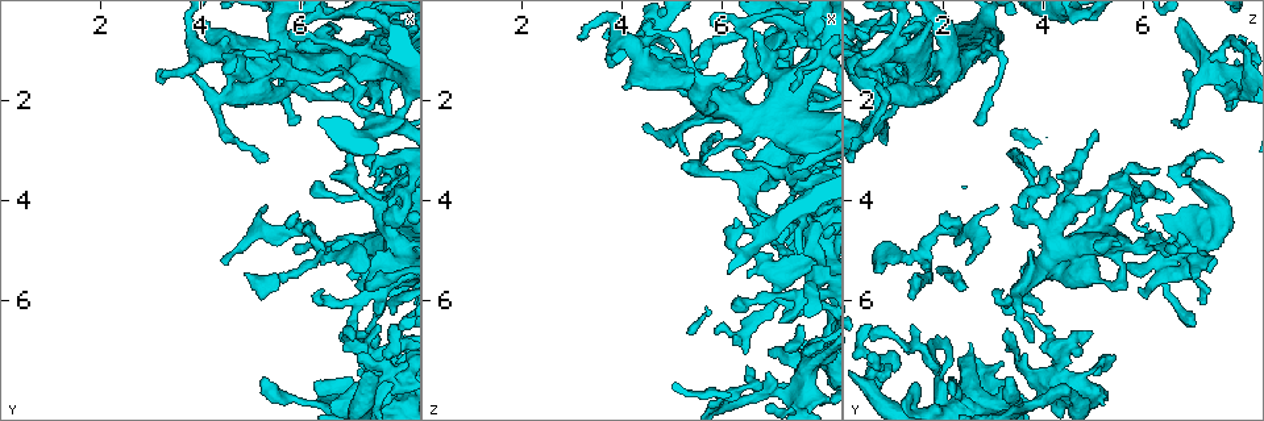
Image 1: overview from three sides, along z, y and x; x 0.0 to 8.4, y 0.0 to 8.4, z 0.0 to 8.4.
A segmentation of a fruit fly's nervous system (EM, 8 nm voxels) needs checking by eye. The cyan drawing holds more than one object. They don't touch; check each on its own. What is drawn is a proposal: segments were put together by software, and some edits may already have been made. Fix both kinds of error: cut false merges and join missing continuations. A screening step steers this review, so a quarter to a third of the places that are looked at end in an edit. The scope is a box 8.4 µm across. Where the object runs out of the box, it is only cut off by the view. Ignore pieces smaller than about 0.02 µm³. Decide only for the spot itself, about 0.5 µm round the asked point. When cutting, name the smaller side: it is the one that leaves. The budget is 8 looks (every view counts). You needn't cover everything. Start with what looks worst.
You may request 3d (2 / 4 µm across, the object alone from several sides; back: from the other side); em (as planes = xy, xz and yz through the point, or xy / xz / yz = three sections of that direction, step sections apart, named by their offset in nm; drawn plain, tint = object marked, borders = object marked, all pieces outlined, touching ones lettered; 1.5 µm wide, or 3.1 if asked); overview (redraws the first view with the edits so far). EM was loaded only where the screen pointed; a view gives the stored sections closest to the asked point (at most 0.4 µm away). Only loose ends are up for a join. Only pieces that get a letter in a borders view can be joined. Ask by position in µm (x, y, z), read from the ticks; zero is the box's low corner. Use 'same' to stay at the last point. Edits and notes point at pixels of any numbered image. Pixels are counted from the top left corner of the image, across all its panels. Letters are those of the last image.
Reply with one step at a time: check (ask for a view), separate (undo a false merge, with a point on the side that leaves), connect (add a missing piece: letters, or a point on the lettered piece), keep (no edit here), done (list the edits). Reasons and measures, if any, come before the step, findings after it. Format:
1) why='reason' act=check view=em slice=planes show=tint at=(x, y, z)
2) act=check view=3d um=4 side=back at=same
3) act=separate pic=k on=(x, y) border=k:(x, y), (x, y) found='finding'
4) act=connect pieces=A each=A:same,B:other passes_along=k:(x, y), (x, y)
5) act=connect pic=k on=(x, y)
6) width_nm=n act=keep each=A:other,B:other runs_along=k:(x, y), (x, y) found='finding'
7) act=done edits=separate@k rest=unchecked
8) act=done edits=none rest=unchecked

why='abrupt turn' act=check view=em slice=planes show=borders at=(7.75, 7.45, 0.55)

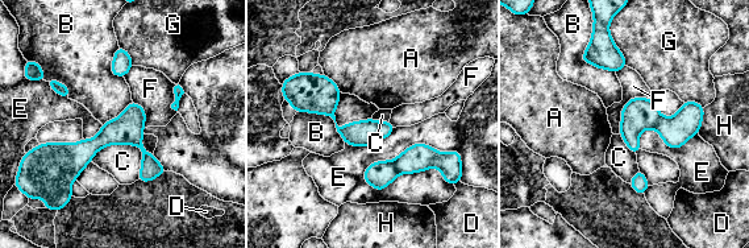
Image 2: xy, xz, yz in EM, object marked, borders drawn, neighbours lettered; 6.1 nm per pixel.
act=keep each=A:other,B:other,C:other,D:other,E:other,F:other,G:other,H:other found='one neuron here'

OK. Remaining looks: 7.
why='an open end' act=check view=em slice=yz step=4 show=tint at=(3.20, 1.65, 0.80)

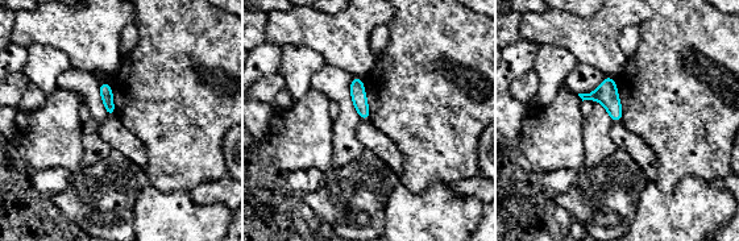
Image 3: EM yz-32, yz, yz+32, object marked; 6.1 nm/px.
act=check view=em slice=planes show=borders at=same

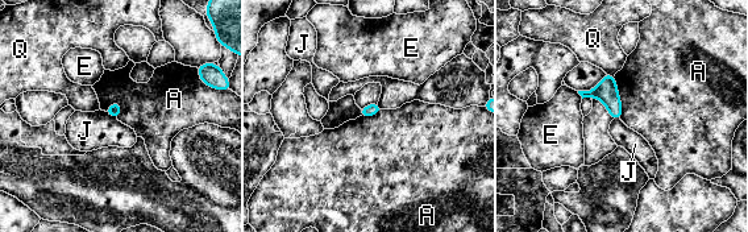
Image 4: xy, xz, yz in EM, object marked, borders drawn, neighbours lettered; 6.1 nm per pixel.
act=keep each=A:other,E:other,J:other,Q:other border=4:(614, 75), (622, 110), (620, 119) found='none of them fits'

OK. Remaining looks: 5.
why='free end' act=check view=3d um=2 at=(5.95, 2.50, 2.70)

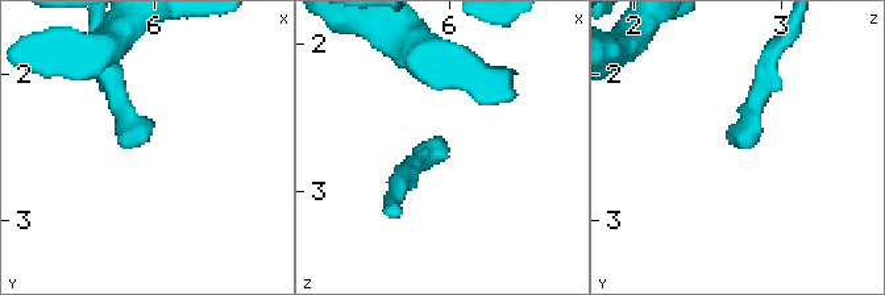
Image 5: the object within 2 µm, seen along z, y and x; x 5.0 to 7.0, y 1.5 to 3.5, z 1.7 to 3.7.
act=check view=em slice=xz step=8 show=tint at=(5.92, 2.48, 2.66)

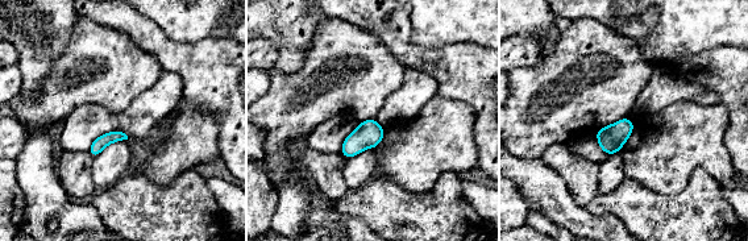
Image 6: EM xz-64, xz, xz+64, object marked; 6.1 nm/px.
why='another direction' act=check view=em slice=planes show=borders at=same

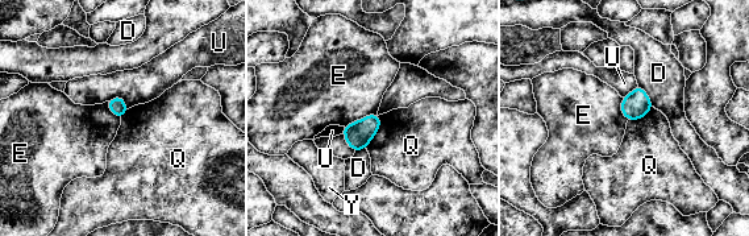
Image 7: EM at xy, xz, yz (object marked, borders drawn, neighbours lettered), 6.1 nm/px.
act=keep each=D:other,E:other,Q:other,U:other,Y:other border=7:(379, 115), (379, 129), (365, 147) found='none of them fits'

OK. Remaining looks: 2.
why='tapers out' act=check view=em slice=xy step=4 show=tint at=(6.30, 3.65, 5.95)

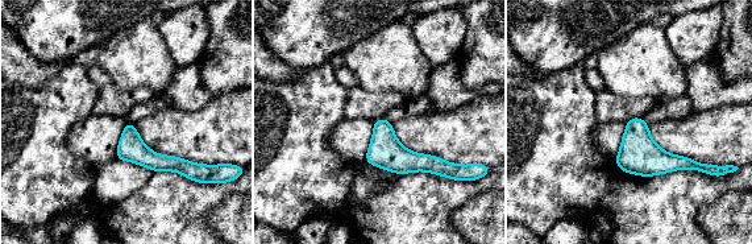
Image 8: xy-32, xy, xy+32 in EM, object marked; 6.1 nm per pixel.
why='cut it another way' act=check view=em slice=planes show=borders at=same

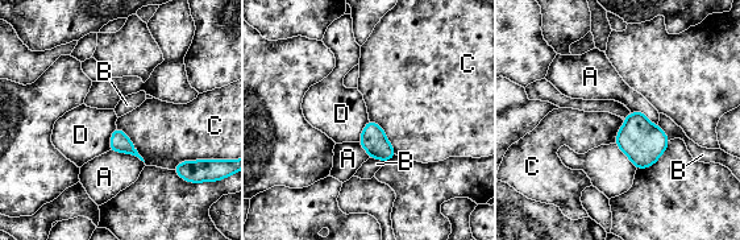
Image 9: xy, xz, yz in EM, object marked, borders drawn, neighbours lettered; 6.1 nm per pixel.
act=keep each=A:other,B:other,C:other,D:other found='no lettered piece goes on from it'

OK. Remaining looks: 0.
act=done edits=none rest=unchecked

